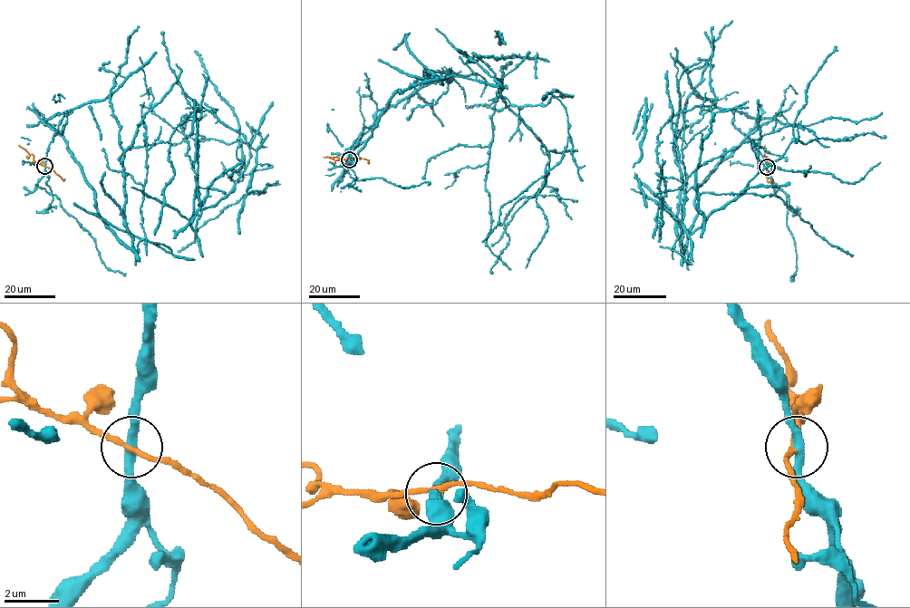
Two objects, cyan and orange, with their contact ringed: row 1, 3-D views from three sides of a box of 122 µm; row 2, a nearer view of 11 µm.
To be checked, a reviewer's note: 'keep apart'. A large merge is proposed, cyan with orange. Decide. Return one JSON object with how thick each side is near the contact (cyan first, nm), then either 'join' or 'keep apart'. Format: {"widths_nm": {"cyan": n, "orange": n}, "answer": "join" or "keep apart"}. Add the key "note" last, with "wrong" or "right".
{"widths_nm": {"cyan": 320, "orange": 170}, "answer": "keep apart", "note": "right"}

